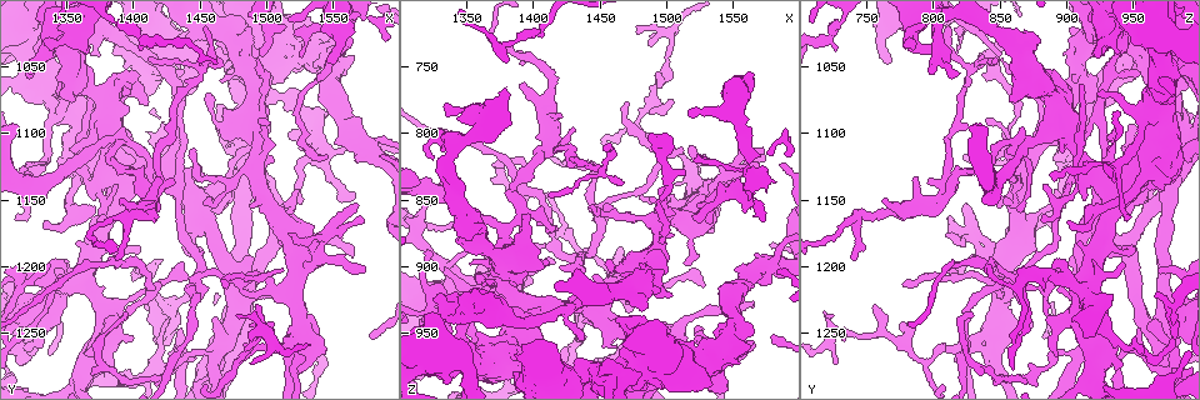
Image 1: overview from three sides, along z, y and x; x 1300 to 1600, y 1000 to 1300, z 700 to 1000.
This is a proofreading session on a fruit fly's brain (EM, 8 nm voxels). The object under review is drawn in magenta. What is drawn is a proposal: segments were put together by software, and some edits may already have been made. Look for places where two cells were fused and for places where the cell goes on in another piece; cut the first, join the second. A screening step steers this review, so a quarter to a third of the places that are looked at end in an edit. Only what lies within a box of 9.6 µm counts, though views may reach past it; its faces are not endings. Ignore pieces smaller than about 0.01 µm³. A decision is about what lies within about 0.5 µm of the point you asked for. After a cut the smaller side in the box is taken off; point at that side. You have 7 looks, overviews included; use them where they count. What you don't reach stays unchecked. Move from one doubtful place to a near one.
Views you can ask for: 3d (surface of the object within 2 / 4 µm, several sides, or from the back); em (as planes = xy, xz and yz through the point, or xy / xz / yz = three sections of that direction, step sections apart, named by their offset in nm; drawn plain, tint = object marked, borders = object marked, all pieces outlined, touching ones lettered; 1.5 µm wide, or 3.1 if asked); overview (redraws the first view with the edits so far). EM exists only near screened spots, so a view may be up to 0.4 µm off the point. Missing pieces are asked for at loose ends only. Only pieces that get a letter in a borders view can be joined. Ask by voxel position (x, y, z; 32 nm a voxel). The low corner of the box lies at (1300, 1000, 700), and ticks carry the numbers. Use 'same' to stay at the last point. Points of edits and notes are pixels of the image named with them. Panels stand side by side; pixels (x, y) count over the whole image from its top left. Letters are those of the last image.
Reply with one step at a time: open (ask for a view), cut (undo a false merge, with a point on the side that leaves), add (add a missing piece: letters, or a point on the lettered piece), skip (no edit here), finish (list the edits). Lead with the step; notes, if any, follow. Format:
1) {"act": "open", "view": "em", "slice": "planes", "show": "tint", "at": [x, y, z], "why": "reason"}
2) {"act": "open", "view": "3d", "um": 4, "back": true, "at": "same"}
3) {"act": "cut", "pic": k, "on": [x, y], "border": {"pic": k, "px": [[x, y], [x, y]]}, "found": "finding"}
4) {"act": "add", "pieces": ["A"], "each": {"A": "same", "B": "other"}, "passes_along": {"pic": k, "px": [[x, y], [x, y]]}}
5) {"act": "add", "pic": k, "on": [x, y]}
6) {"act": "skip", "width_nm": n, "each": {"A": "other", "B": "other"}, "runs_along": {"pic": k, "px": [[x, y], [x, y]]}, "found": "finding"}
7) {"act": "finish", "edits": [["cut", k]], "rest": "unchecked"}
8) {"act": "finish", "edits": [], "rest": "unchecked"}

{"act": "open", "view": "em", "slice": "planes", "show": "plain", "at": [1518, 1174, 810], "why": "tapers out"}

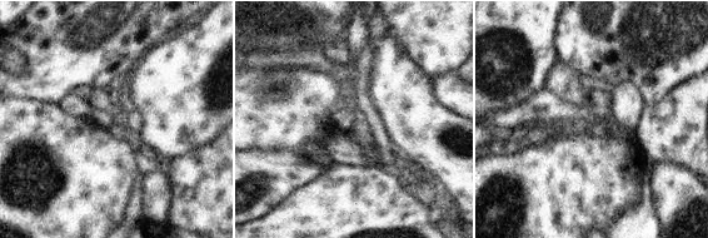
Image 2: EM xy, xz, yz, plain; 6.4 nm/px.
{"act": "open", "view": "em", "slice": "planes", "show": "tint", "at": "same", "why": "where the object lies"}

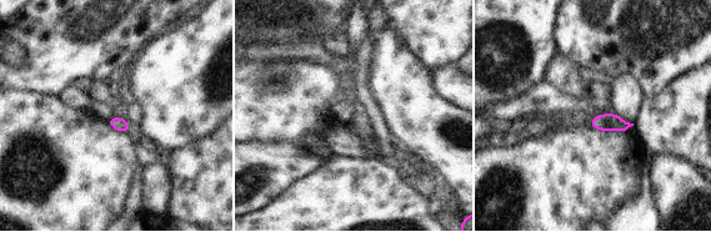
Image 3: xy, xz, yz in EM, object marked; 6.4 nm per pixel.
{"act": "open", "view": "em", "slice": "planes", "show": "borders", "at": "same"}

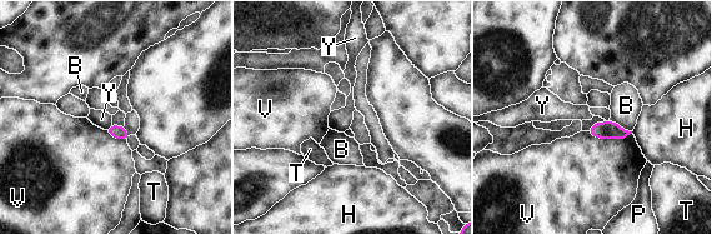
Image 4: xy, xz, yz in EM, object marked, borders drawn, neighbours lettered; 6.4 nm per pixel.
{"act": "skip", "each": {"B": "other", "H": "other", "P": "other", "T": "other", "V": "other", "Y": "other"}, "found": "none of them fits"}

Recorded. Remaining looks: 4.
{"act": "open", "view": "em", "slice": "xy", "step": 8, "show": "tint", "at": [1424, 1056, 932], "why": "arms part here"}

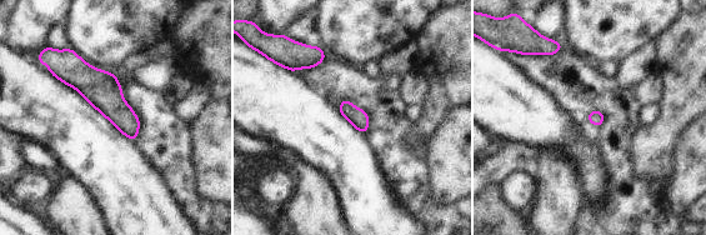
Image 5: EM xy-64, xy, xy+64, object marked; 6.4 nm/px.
{"act": "open", "view": "em", "slice": "planes", "show": "borders", "at": "same"}

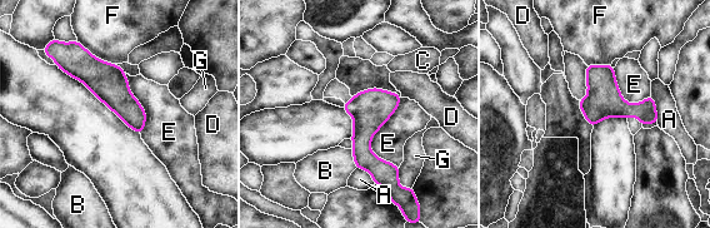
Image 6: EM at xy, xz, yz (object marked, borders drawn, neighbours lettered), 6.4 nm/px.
{"act": "skip", "each": {"A": "other", "B": "other", "C": "other", "D": "other", "E": "other", "F": "other", "G": "other"}, "found": "all the same cell"}

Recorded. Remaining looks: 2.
{"act": "open", "view": "em", "slice": "planes", "show": "borders", "at": [1336, 1198, 840], "why": "tapers out"}

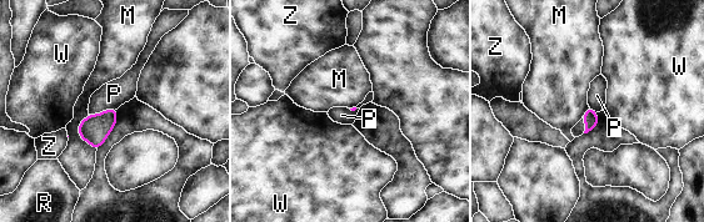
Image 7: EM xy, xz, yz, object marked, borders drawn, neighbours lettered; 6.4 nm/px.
{"act": "skip", "each": {"M": "other", "P": "other", "R": "other", "W": "other", "Z": "other"}, "border": {"pic": 7, "px": [[88, 115], [79, 135], [96, 150]]}, "found": "none of them fits"}

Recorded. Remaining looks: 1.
{"act": "finish", "edits": [], "rest": "unchecked"}

